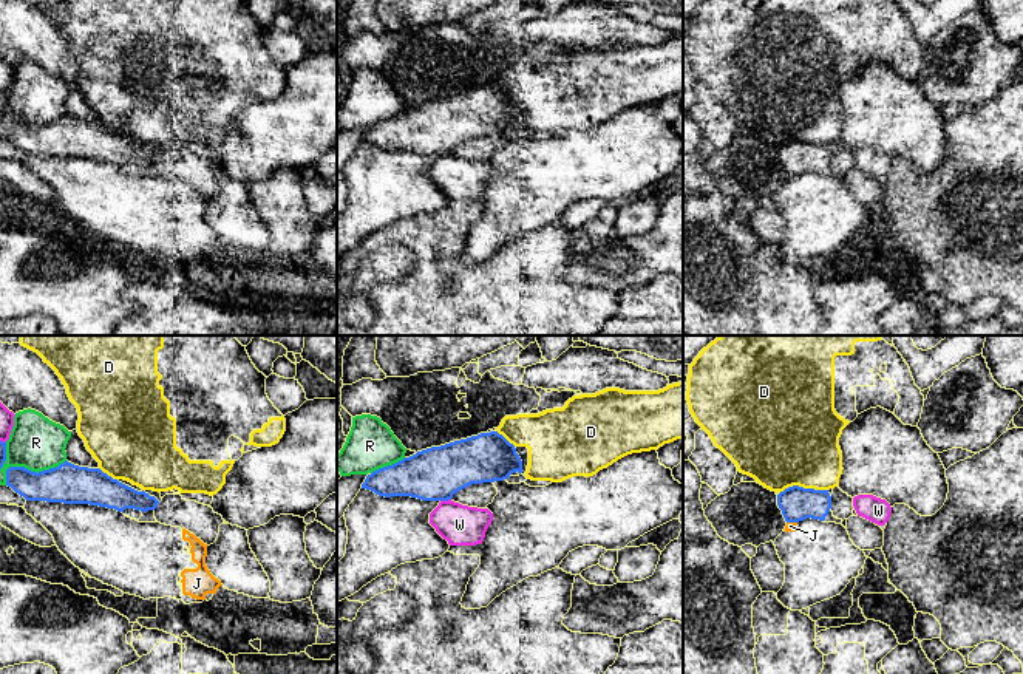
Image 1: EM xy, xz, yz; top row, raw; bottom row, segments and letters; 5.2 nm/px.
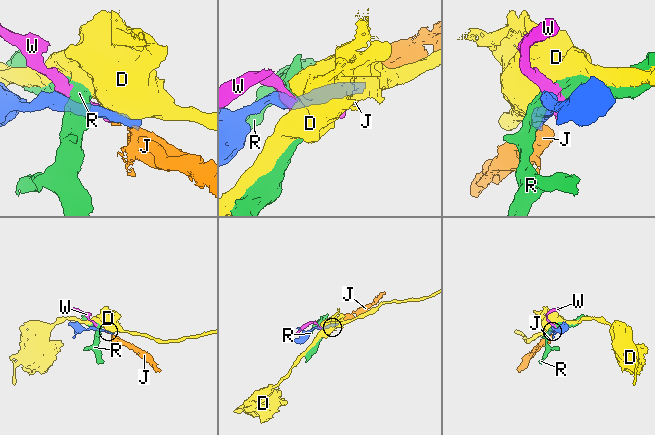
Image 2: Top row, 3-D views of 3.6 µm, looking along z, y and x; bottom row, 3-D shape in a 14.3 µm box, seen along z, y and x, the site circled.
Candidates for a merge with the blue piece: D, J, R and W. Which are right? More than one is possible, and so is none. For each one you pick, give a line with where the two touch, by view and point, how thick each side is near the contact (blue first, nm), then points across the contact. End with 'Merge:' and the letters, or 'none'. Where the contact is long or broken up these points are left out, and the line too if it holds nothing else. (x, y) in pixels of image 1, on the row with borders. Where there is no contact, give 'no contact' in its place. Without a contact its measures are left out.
Merge: none

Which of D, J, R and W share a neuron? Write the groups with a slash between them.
D / J / R / W

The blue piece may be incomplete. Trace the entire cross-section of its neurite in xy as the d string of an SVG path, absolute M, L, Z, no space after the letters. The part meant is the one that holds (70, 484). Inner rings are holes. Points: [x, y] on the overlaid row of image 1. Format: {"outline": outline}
{"outline": "M68 461L39 473L25 467L9 467L6 485L26 501L90 504L122 513L125 509L148 512L159 504L155 496L113 479L100 468L79 467Z"}

